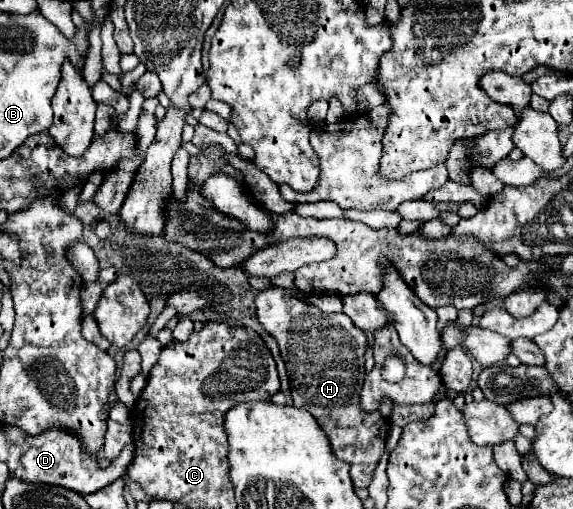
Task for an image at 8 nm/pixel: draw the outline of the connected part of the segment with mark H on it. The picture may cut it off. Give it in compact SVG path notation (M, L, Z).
M268 288L256 294L256 316L260 324L276 338L282 358L288 368L288 378L290 378L290 390L294 398L296 408L308 410L326 436L330 438L332 452L340 460L352 462L350 474L352 482L356 488L368 488L372 482L372 472L384 452L386 446L386 436L390 430L390 422L380 414L380 412L362 412L360 408L360 390L364 384L364 352L366 352L366 334L358 330L346 314L326 314L320 312L314 304L304 302L302 298L296 298L288 294L284 288Z

